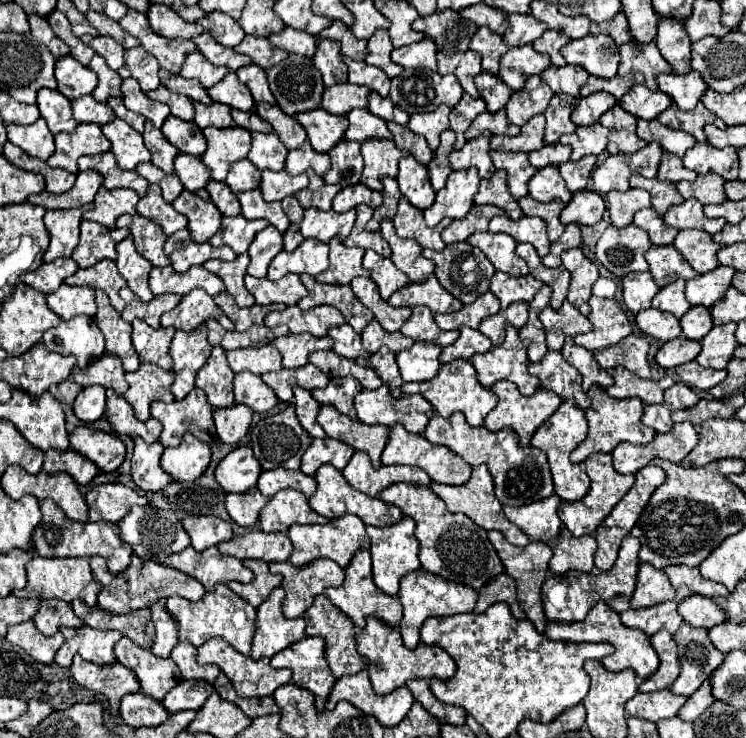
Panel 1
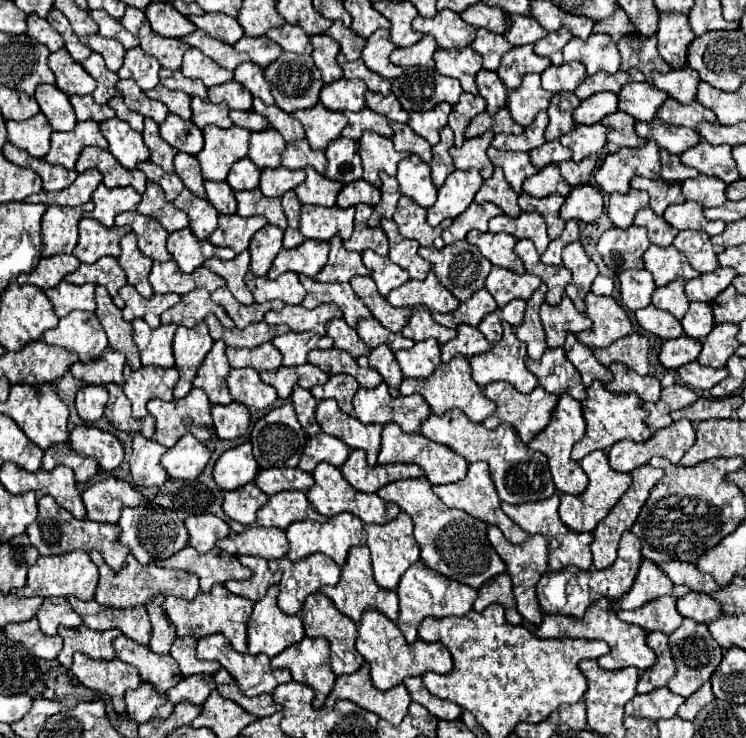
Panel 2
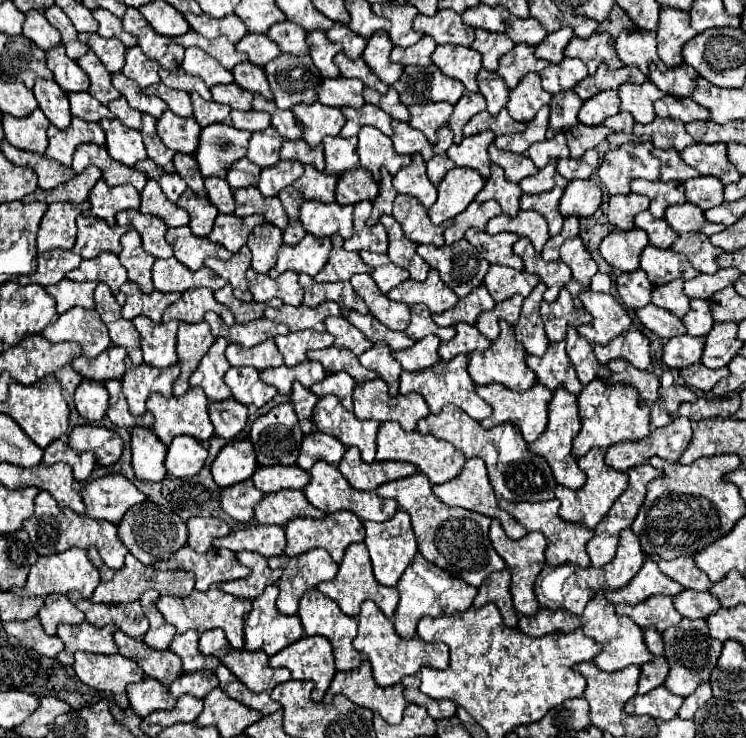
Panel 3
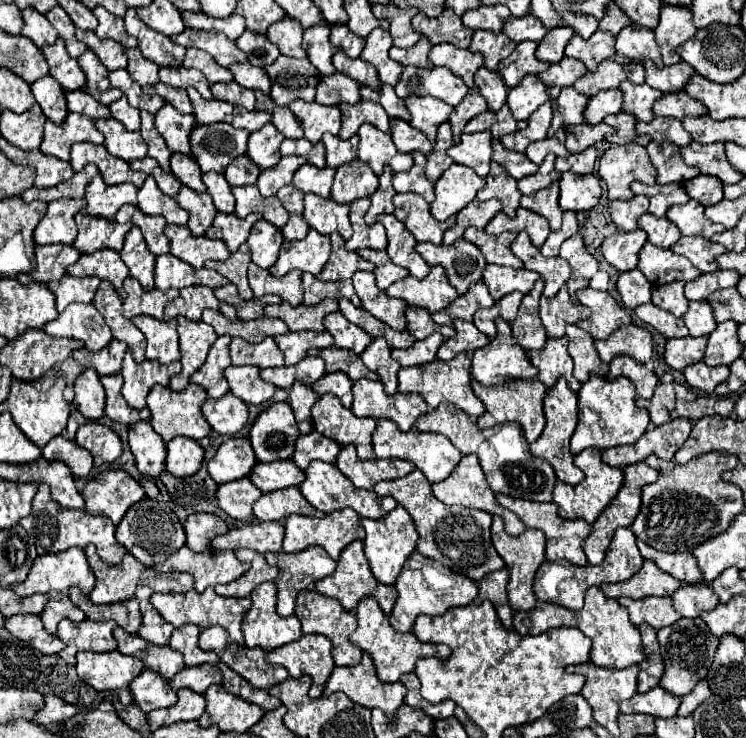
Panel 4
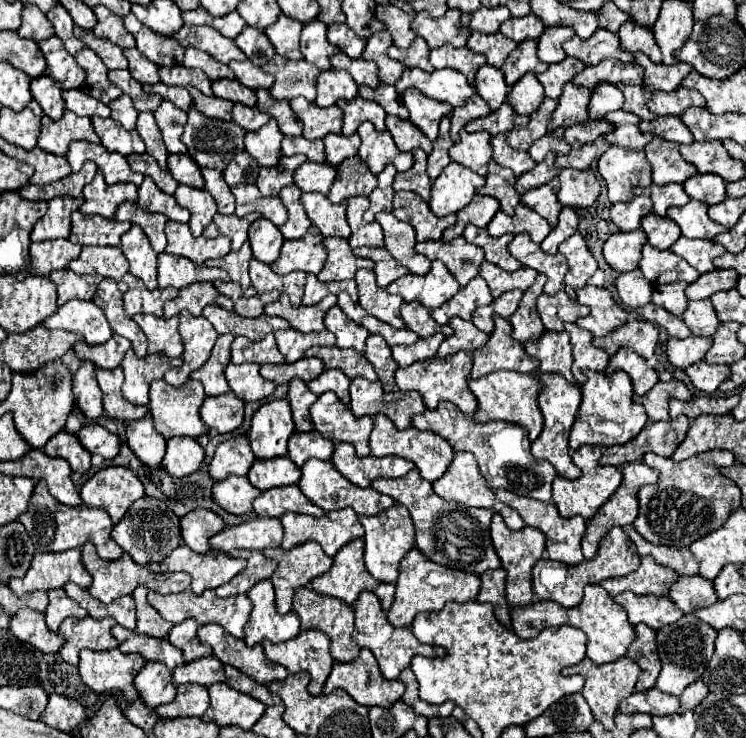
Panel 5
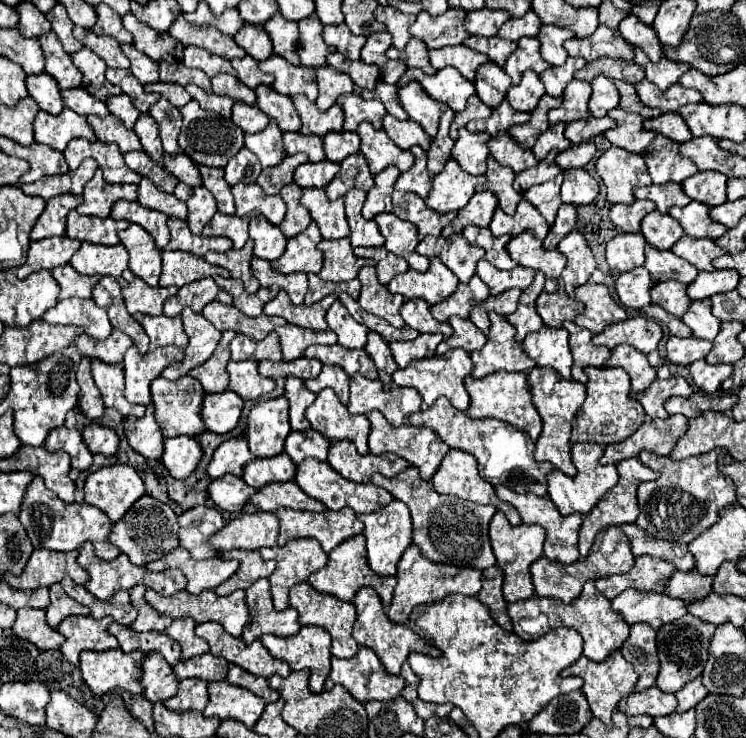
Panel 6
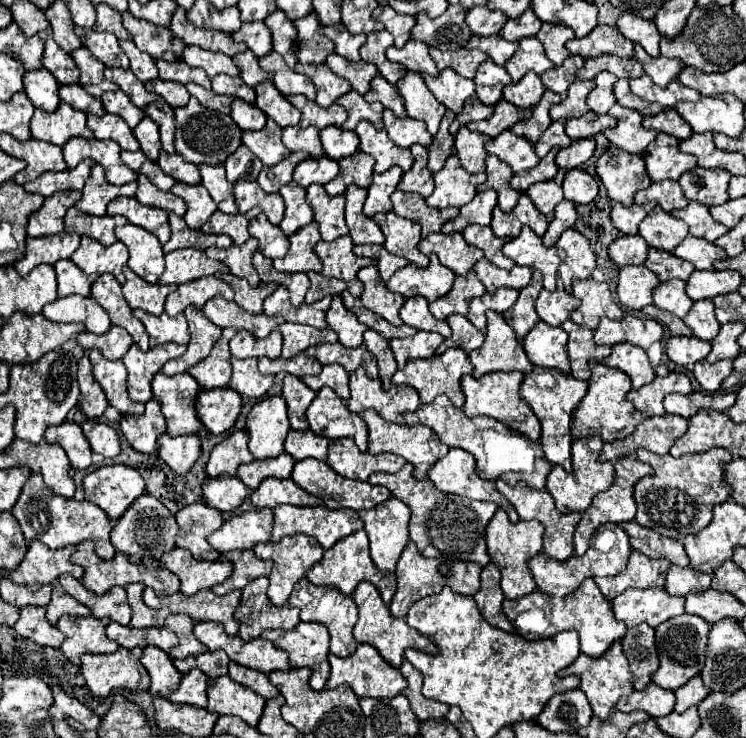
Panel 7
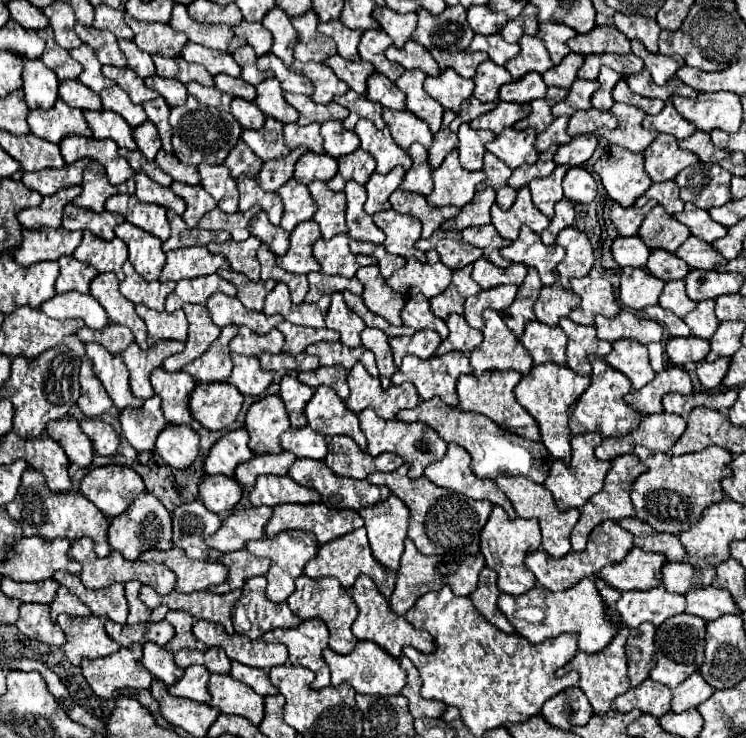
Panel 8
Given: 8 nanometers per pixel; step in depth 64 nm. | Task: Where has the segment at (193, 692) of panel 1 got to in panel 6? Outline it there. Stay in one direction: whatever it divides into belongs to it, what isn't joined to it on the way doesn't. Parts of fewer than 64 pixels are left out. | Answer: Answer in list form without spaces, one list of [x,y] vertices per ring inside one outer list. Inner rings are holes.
[[[212,654],[196,656],[192,660],[180,660],[180,664],[174,666],[174,674],[178,680],[186,680],[186,678],[200,678],[206,682],[224,680],[226,670],[228,670],[228,662]]]

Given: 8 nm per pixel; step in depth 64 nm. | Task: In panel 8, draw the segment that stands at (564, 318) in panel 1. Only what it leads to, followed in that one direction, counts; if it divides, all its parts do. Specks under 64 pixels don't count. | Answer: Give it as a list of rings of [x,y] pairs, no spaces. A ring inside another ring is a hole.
[[[560,282],[554,286],[544,286],[534,304],[534,314],[540,322],[548,326],[558,326],[558,320],[568,316],[578,306],[578,296],[566,292]]]

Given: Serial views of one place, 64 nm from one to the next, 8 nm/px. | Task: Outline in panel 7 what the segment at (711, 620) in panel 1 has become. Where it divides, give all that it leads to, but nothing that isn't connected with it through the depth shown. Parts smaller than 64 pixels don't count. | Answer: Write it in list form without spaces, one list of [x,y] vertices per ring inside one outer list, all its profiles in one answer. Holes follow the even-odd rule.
[[[670,566],[666,576],[666,592],[670,596],[700,594],[710,588],[710,582],[712,582],[712,574],[700,574],[694,568]]]

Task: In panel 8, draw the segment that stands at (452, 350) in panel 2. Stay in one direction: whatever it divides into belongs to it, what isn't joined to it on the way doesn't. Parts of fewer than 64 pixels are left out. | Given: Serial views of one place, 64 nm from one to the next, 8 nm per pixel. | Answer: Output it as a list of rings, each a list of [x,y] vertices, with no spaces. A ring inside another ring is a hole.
[[[450,314],[446,318],[446,326],[450,330],[450,336],[442,340],[442,344],[436,350],[436,356],[442,356],[450,350],[460,350],[460,352],[472,352],[482,344],[482,332],[474,330],[468,326],[464,316],[460,314]]]

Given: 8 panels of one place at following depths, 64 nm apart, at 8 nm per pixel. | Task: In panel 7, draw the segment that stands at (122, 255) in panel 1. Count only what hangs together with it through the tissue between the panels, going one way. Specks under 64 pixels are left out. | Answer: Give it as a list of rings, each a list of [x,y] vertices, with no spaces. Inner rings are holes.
[[[132,224],[116,228],[116,236],[130,252],[128,266],[148,284],[156,284],[164,272],[164,252],[156,236]]]

